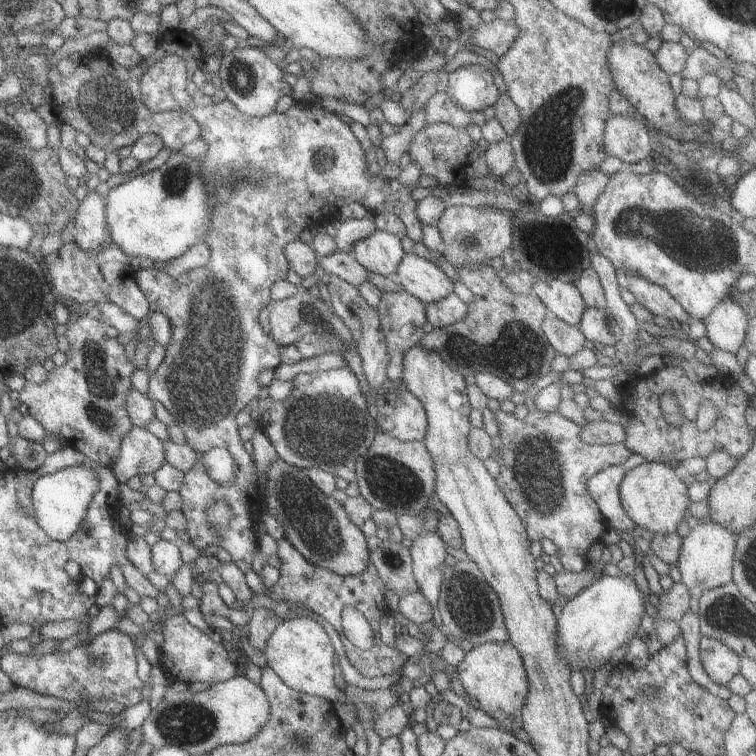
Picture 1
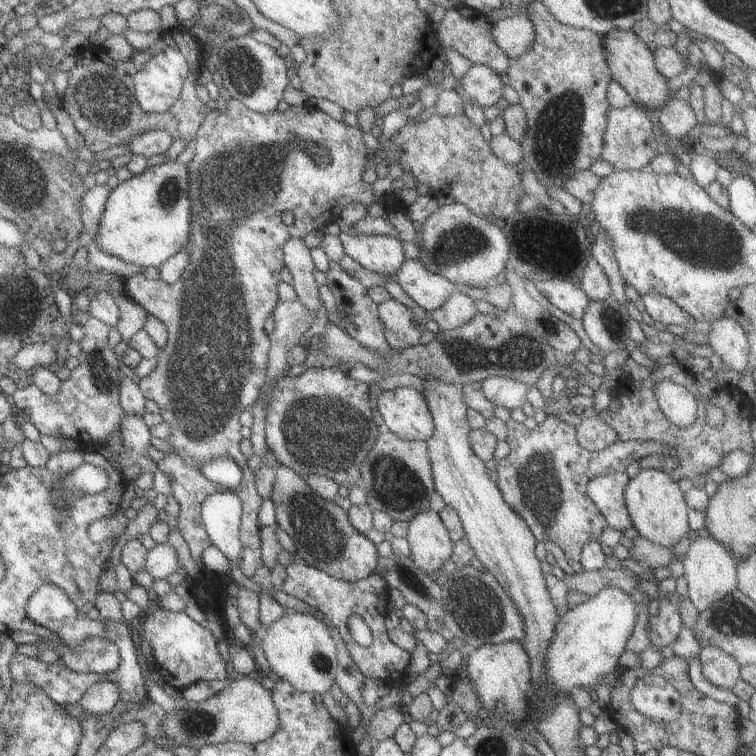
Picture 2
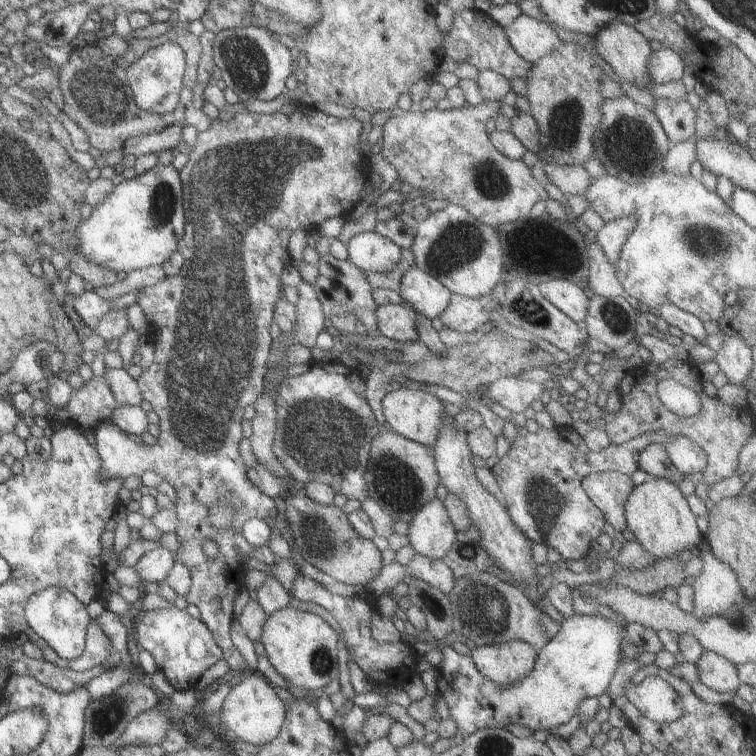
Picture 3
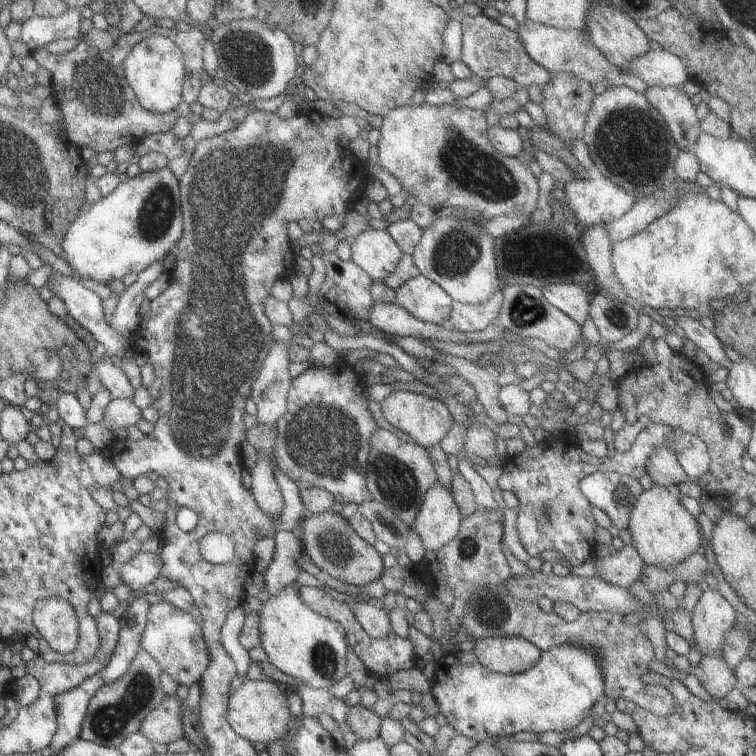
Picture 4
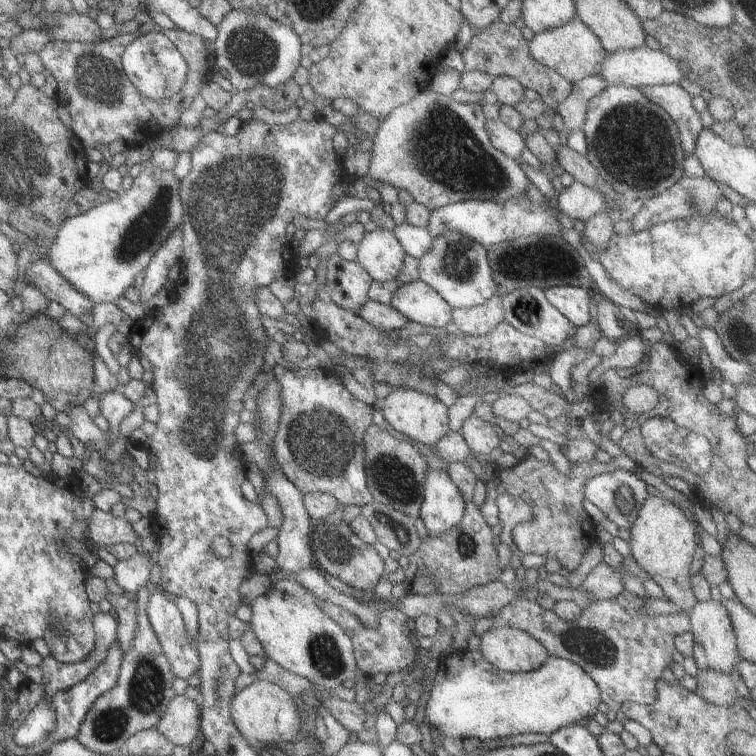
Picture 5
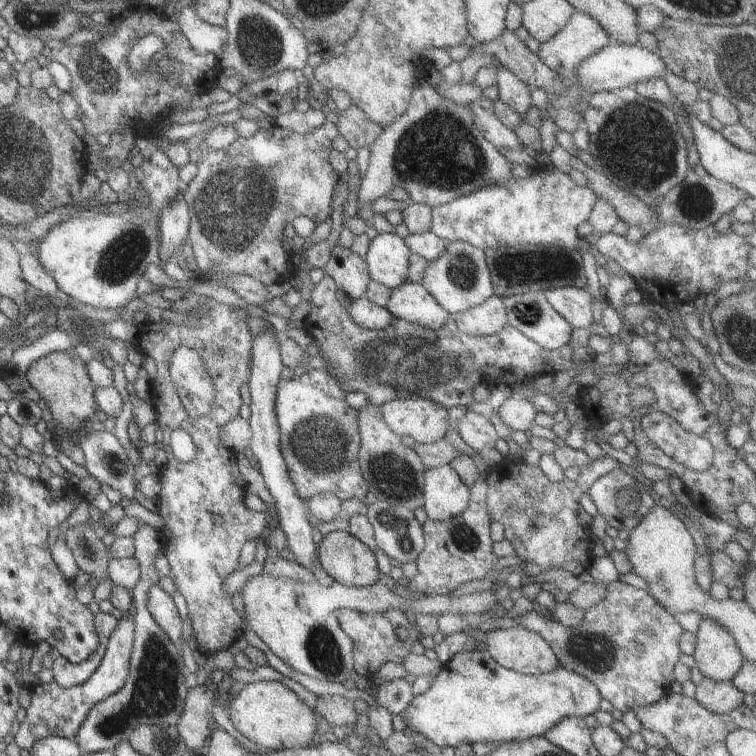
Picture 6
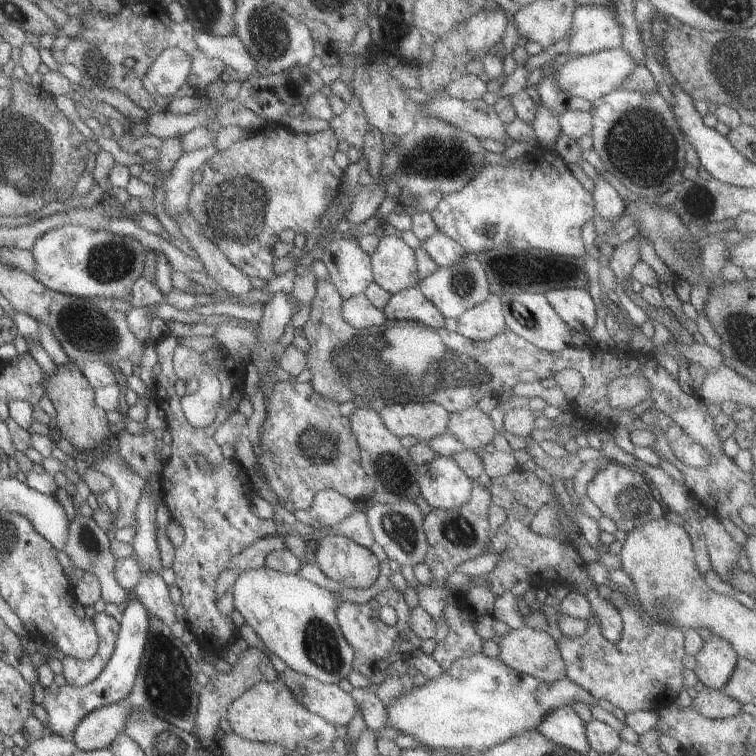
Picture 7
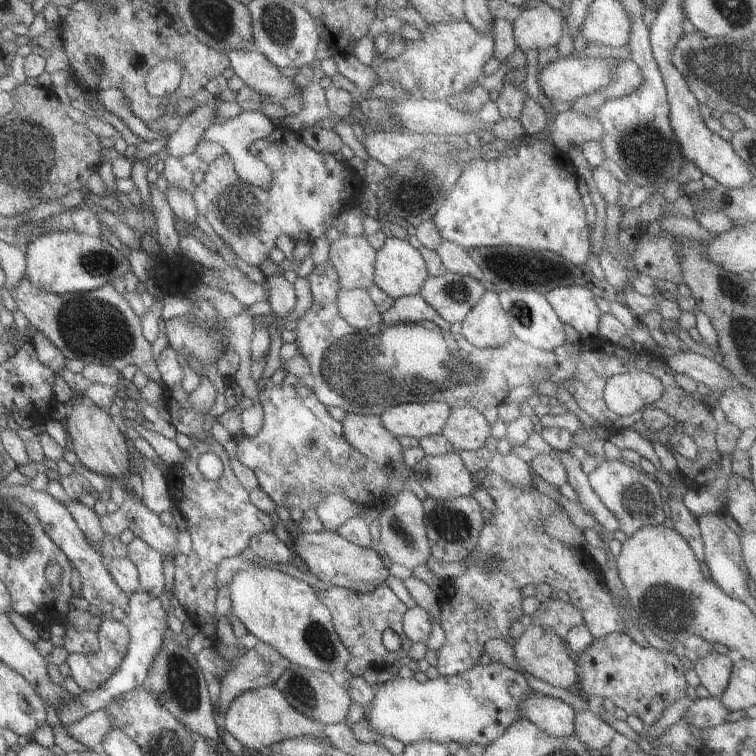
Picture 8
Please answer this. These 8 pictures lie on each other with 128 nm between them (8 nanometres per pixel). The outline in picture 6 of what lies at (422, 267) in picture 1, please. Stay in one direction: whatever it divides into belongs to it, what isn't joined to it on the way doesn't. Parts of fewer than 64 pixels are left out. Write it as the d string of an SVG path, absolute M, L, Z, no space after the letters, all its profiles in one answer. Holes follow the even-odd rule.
M405 281L390 290L384 307L398 319L421 325L426 329L439 329L449 316L437 301L419 283Z

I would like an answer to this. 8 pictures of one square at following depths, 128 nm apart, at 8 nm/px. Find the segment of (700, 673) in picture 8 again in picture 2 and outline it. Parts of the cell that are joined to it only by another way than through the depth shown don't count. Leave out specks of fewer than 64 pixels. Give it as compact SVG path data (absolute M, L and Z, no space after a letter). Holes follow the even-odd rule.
M704 532L692 534L689 538L689 546L679 560L683 566L682 576L687 584L685 597L698 614L712 607L715 600L721 600L736 588L735 556L713 536L708 536Z

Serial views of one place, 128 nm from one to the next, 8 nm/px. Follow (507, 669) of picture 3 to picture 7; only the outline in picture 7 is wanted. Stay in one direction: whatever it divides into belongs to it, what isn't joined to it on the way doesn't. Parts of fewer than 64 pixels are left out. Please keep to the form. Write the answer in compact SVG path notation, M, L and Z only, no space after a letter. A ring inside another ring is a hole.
M522 625L517 629L511 629L502 637L498 644L499 656L497 658L509 668L548 683L561 680L566 676L566 666L556 647L555 639L551 637L547 629L540 631Z

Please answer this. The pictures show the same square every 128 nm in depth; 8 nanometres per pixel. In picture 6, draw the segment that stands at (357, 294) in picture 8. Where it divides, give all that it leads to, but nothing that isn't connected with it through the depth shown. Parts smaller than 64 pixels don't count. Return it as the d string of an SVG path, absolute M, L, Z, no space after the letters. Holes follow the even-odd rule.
M361 296L346 308L350 319L364 329L382 329L392 321L392 314L383 306L374 305Z

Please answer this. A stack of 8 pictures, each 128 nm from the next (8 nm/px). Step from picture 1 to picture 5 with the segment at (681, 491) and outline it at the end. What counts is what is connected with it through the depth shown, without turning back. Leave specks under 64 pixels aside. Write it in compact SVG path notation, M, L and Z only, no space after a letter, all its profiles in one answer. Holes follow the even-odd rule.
M647 495L628 529L628 556L661 588L668 601L673 602L683 613L687 613L698 601L688 582L691 556L698 546L696 523L683 508L663 496Z

